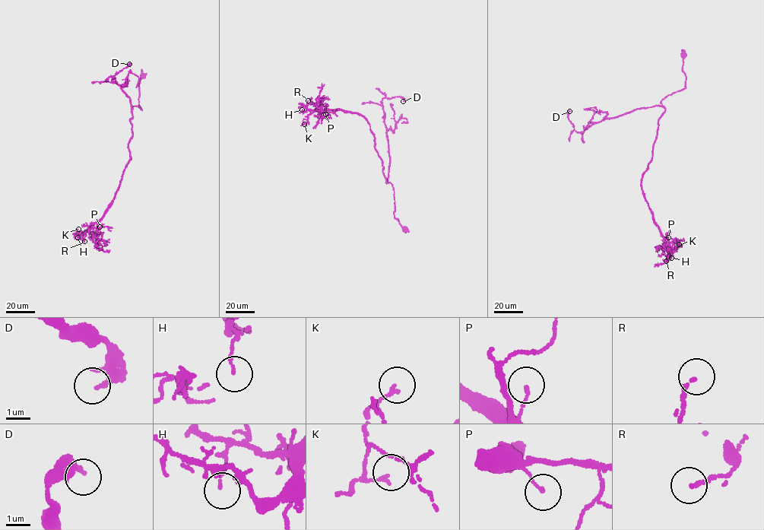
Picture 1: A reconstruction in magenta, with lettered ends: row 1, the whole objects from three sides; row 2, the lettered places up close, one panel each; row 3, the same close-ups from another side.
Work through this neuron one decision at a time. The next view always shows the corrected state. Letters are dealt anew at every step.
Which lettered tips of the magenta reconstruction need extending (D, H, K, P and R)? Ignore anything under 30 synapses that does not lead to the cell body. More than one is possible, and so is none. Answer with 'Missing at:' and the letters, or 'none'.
Missing at: none

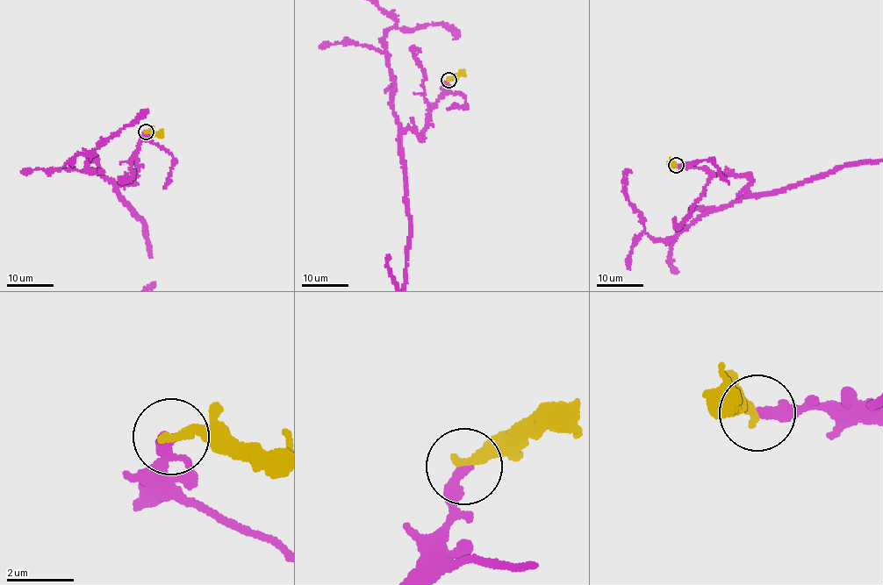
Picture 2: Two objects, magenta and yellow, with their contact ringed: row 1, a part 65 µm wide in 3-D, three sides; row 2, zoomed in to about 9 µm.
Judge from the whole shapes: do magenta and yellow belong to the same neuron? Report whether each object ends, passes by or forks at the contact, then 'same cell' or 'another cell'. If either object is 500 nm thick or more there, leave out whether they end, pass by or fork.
magenta ends; yellow ends; same cell

